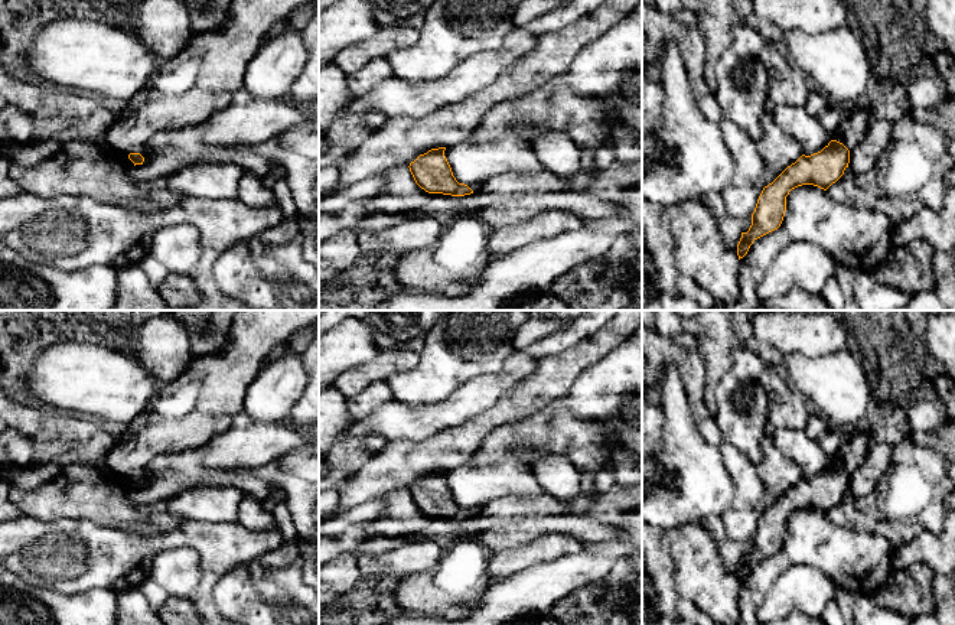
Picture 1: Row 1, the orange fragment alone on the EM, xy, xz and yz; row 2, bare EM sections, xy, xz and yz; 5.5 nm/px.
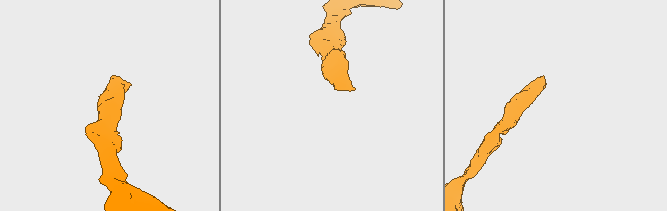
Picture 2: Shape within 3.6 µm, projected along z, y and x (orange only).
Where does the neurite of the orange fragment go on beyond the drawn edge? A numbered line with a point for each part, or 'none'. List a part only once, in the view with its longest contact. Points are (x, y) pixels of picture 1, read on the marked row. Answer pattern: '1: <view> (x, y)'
1: yz (853, 126)

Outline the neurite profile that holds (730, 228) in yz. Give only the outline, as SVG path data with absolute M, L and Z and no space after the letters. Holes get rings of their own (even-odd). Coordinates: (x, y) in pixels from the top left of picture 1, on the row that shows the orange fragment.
M717 192L705 193L701 198L701 202L714 215L714 219L718 225L726 248L729 248L733 253L737 253L737 244L741 238L741 219L731 218L724 211L721 193L717 193Z

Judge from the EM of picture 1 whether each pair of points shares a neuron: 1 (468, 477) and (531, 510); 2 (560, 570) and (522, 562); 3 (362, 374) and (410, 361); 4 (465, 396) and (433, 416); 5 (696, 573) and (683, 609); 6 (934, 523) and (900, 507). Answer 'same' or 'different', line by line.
1: different
2: different
3: same
4: same
5: different
6: same

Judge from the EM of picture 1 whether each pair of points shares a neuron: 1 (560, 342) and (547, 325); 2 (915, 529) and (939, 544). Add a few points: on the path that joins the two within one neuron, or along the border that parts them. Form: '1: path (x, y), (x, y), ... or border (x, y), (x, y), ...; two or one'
1: border (569, 325), (522, 348); two
2: border (923, 529), (895, 549); two

